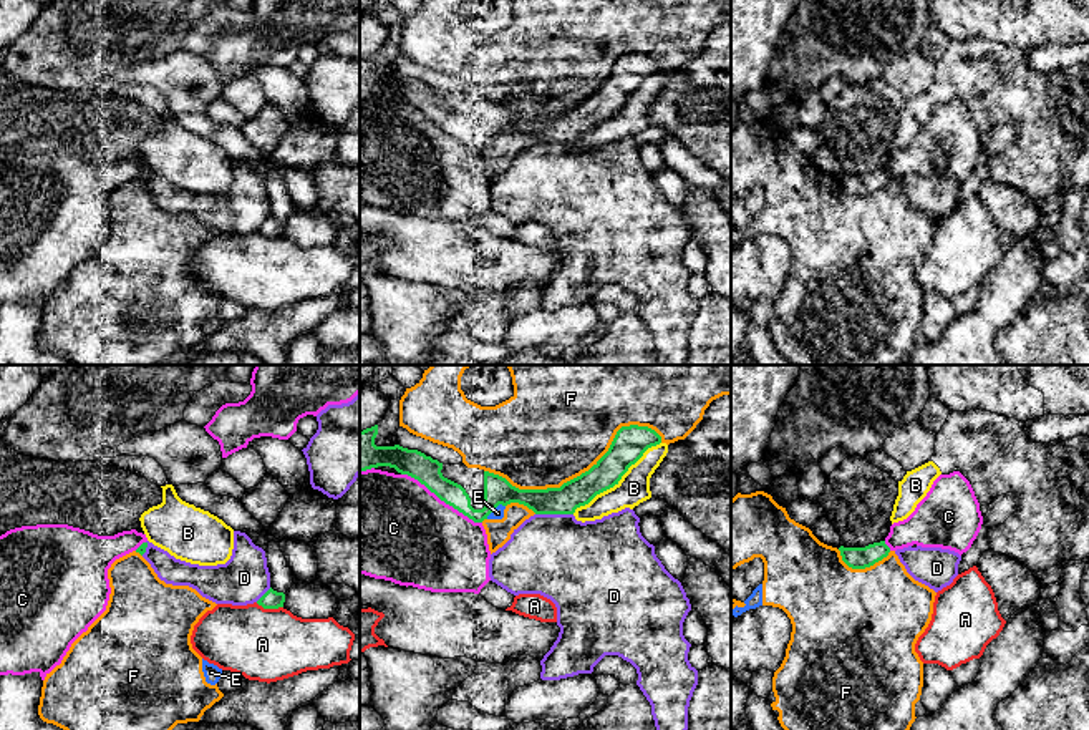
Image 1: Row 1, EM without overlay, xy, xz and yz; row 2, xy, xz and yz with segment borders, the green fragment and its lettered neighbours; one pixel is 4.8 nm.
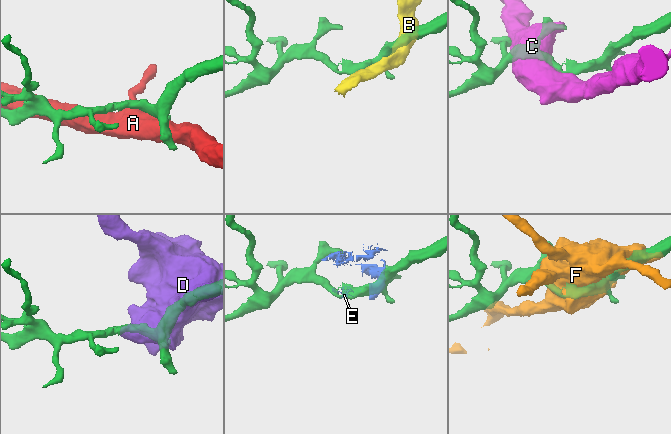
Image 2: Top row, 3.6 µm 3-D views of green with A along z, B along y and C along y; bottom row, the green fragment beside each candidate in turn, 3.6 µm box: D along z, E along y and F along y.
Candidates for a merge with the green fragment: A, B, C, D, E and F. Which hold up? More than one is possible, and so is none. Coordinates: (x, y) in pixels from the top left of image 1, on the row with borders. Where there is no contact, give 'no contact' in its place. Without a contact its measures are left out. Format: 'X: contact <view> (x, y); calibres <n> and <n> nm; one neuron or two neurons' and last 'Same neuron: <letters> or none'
A: contact xy (269, 608); calibres 90 and 360 nm; two neurons
B: contact xz (617, 481); calibres 160 and 160 nm; two neurons
C: contact xz (441, 500); calibres 130 and 480 nm; two neurons
D: contact xz (554, 513); calibres 140 and 400 nm; two neurons
E: contact xz (494, 508); calibres 140 and 60 nm; two neurons
F: contact xz (577, 476); calibres 140 and 500 nm; two neurons
Same neuron: none

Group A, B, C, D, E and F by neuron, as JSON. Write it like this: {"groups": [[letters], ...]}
{"groups": [["A"], ["B"], ["C"], ["D"], ["E", "F"]]}

